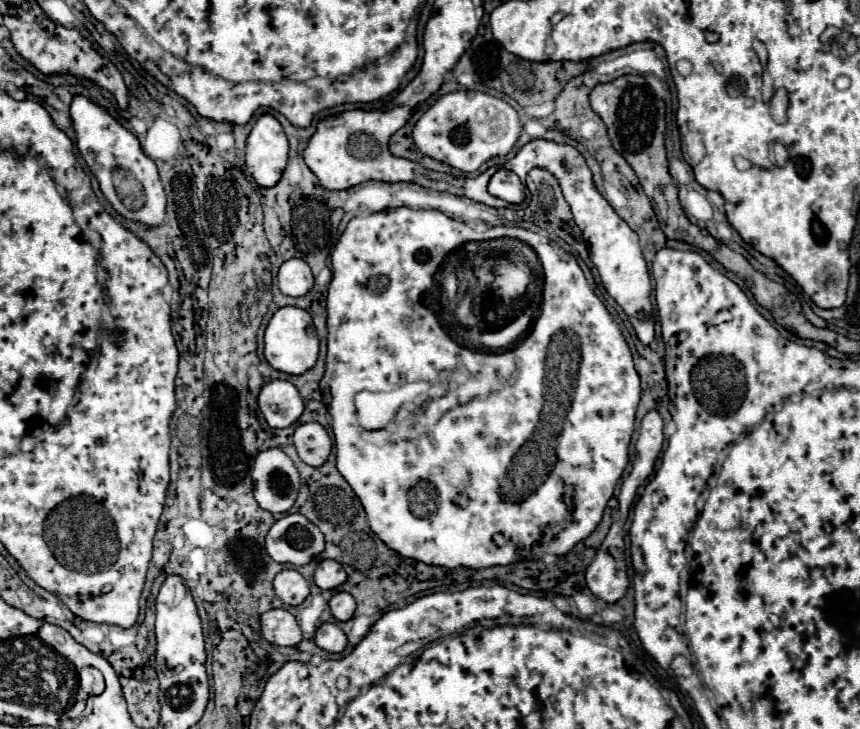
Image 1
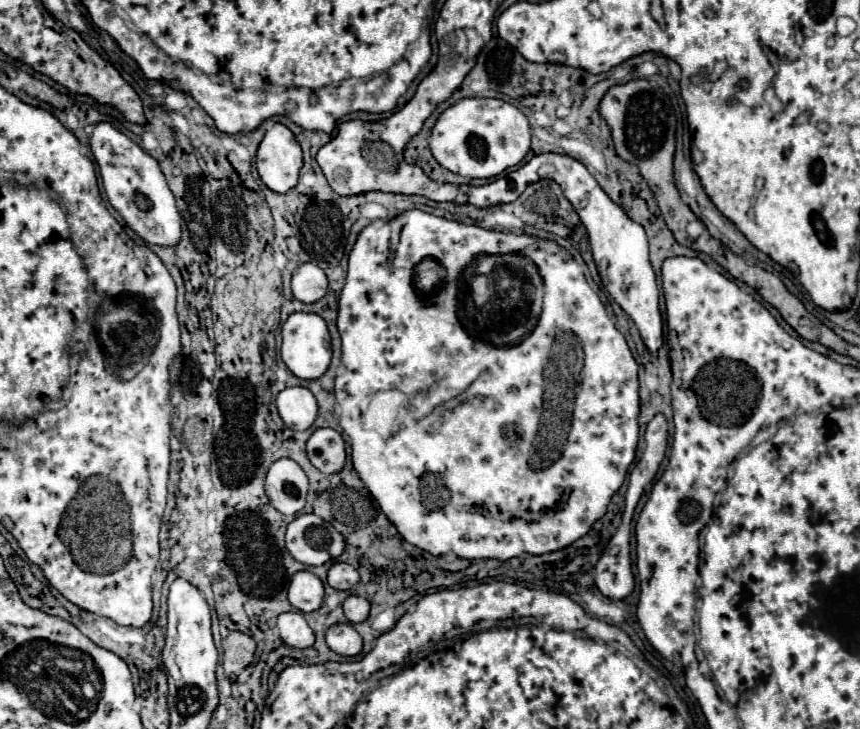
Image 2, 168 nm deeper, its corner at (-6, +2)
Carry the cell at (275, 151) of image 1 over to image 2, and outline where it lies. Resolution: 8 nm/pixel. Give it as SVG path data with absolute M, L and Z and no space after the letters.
M275 123L263 137L263 141L259 143L259 149L257 149L257 157L255 157L255 163L257 163L257 171L259 171L259 177L261 181L275 193L287 193L289 189L293 189L297 185L297 175L299 175L299 169L303 165L303 153L301 153L301 147L295 139L295 135L281 123Z

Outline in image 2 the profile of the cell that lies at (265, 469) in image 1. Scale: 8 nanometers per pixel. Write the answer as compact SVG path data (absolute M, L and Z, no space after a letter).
M277 459L269 467L265 493L271 505L283 515L297 515L305 505L307 491L309 479L293 459Z

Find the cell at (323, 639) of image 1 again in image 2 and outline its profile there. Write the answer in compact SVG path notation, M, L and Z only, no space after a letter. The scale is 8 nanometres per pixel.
M337 623L327 629L327 645L343 657L353 657L361 651L363 639L351 623Z

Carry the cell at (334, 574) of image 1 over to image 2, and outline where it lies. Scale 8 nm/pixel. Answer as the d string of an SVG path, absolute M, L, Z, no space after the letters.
M333 563L327 573L327 583L333 589L351 589L359 583L359 573L347 563Z

